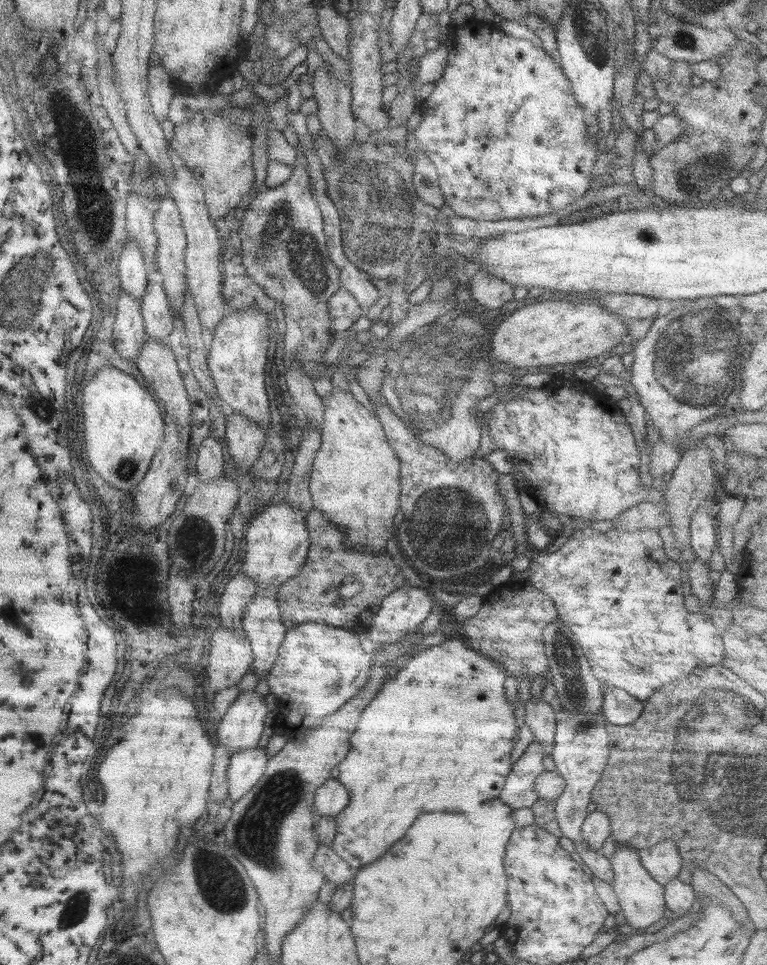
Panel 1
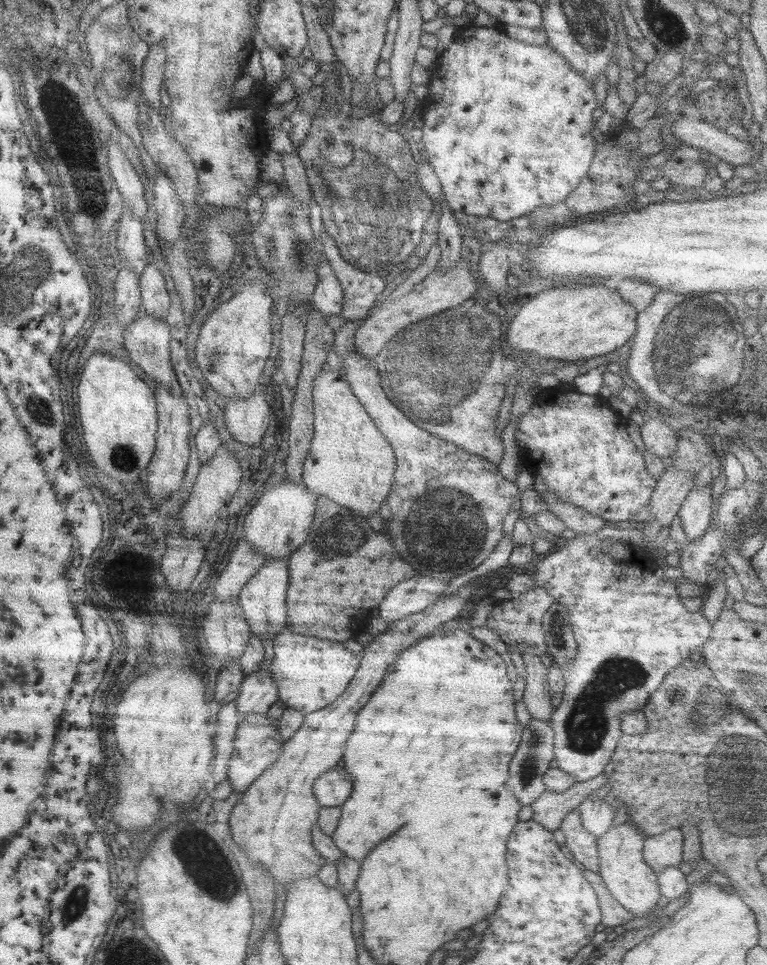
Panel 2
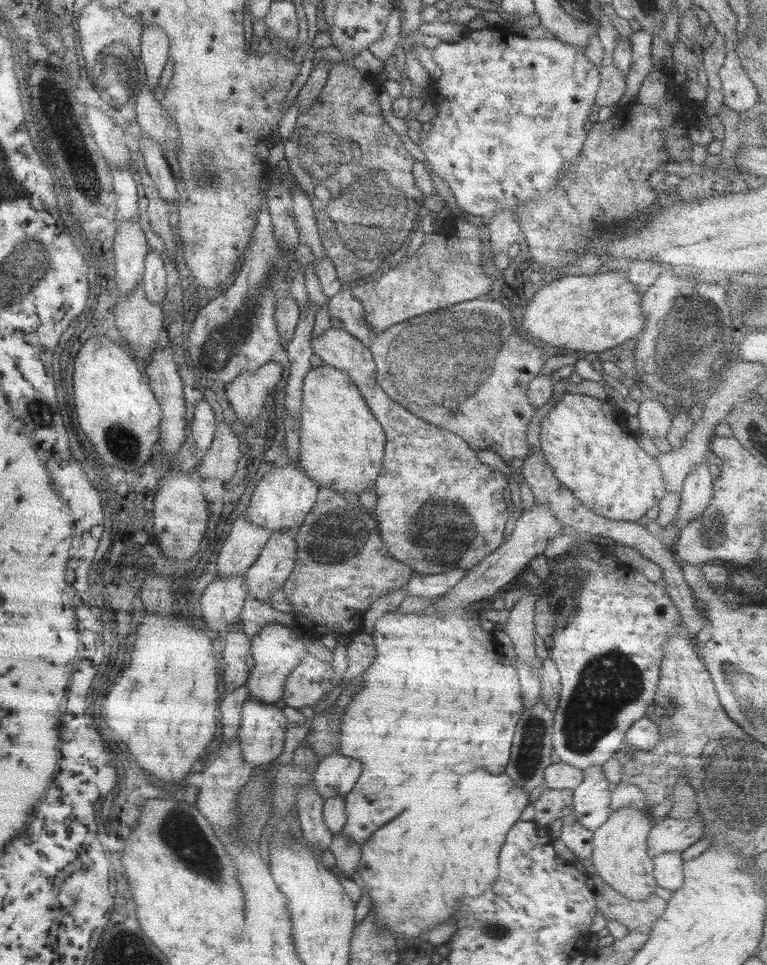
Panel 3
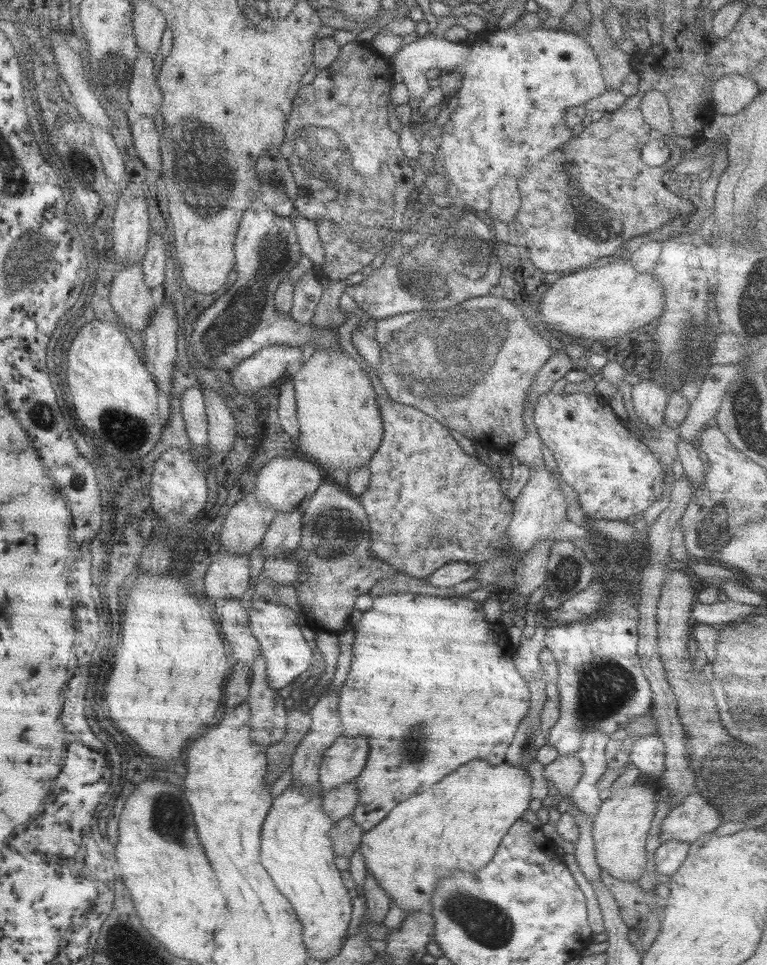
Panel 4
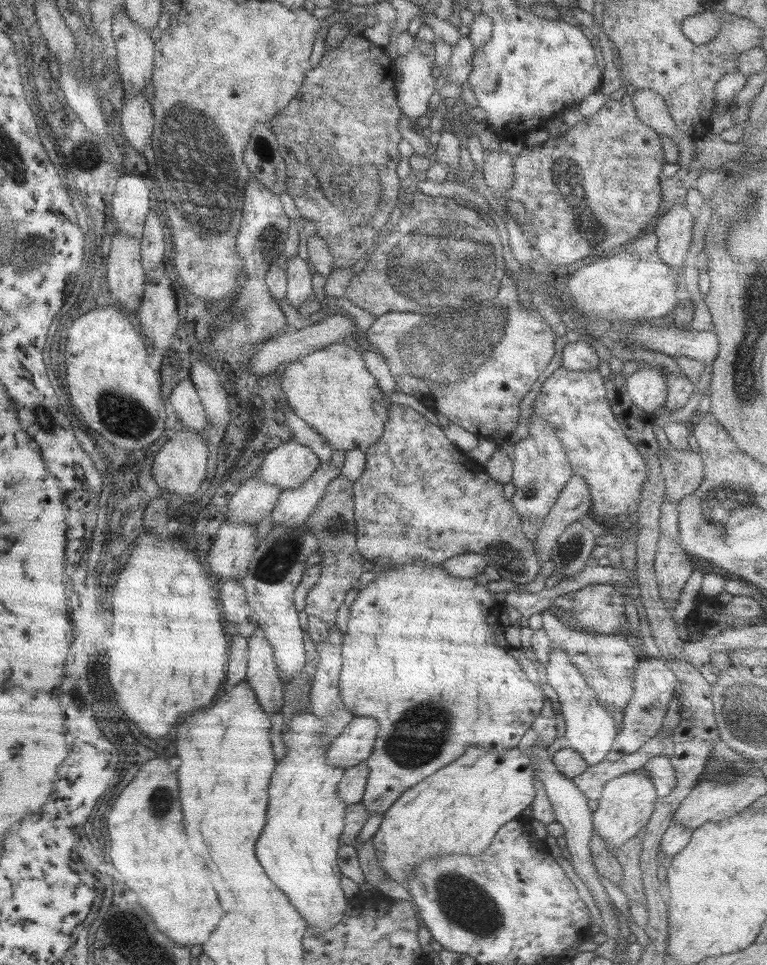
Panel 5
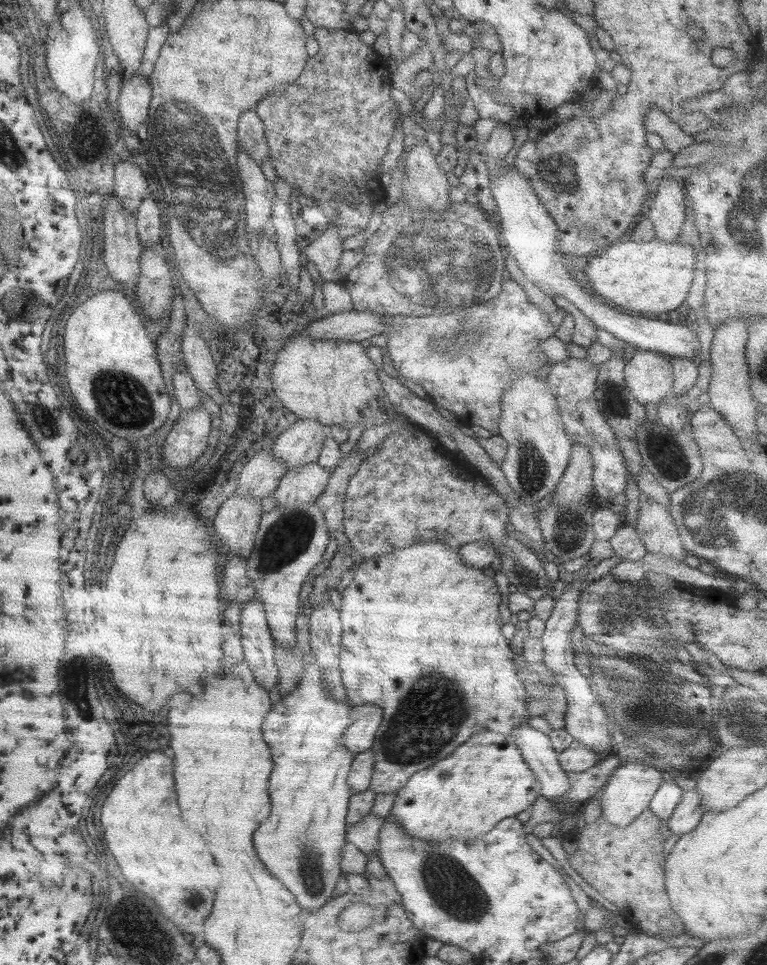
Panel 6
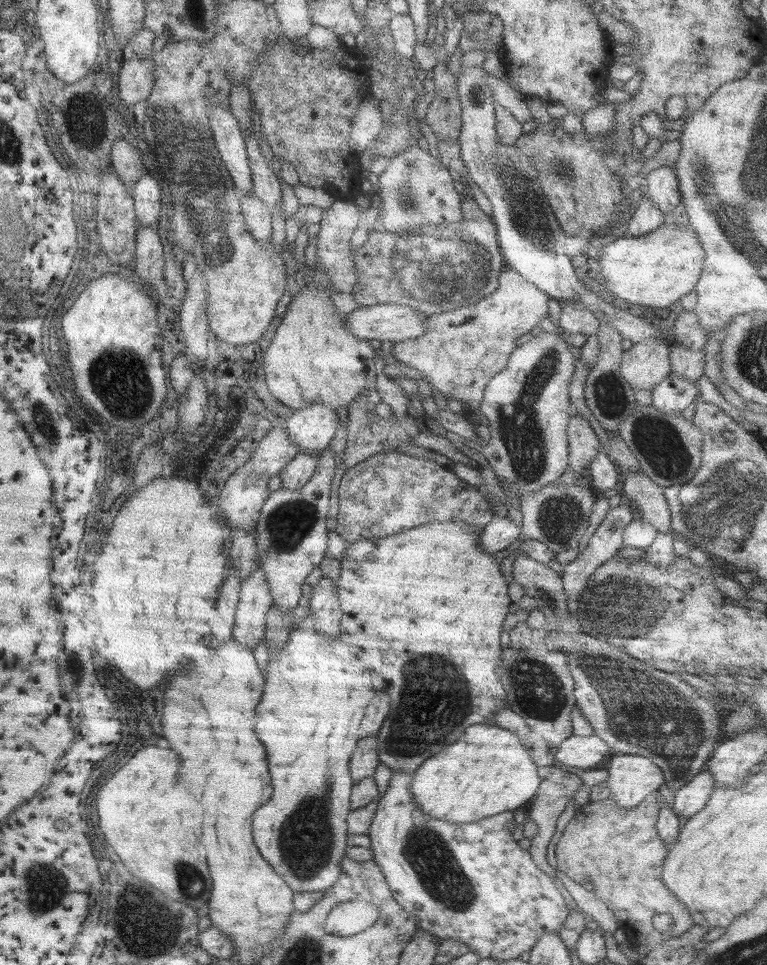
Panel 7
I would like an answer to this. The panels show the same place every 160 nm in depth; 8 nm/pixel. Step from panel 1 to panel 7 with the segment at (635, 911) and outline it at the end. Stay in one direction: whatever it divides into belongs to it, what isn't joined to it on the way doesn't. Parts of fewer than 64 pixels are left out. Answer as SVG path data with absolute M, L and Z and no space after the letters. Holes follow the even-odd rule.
M615 754L607 766L605 785L609 789L609 798L615 801L619 809L629 810L641 803L649 794L655 793L663 783L663 774L655 764L643 756Z

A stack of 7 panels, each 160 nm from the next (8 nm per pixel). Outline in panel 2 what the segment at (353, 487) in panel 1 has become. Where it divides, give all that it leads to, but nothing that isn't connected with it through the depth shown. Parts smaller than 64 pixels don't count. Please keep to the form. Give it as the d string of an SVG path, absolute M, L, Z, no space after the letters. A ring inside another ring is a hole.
M336 370L319 371L312 382L313 434L309 441L309 451L302 464L303 486L315 497L324 496L337 506L350 510L353 514L367 518L375 514L385 502L391 478L395 470L394 454L385 438L368 417L365 409L349 388L341 373Z

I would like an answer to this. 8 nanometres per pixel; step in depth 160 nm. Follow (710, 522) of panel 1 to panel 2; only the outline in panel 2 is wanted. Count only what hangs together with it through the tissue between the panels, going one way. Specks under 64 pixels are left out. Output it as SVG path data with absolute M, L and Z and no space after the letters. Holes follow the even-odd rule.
M710 485L697 489L693 486L682 500L678 513L686 541L697 540L704 535L710 525L711 500Z

